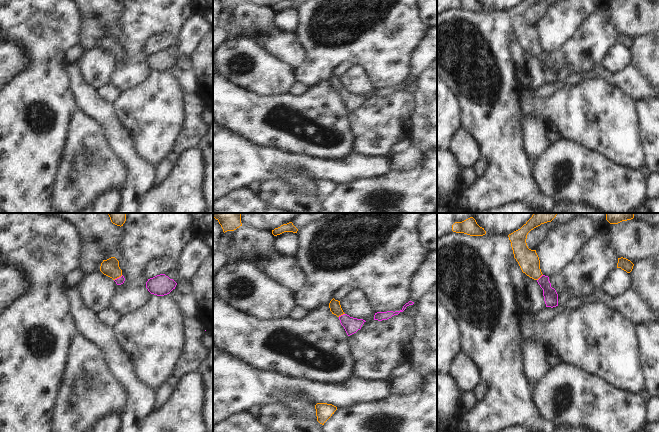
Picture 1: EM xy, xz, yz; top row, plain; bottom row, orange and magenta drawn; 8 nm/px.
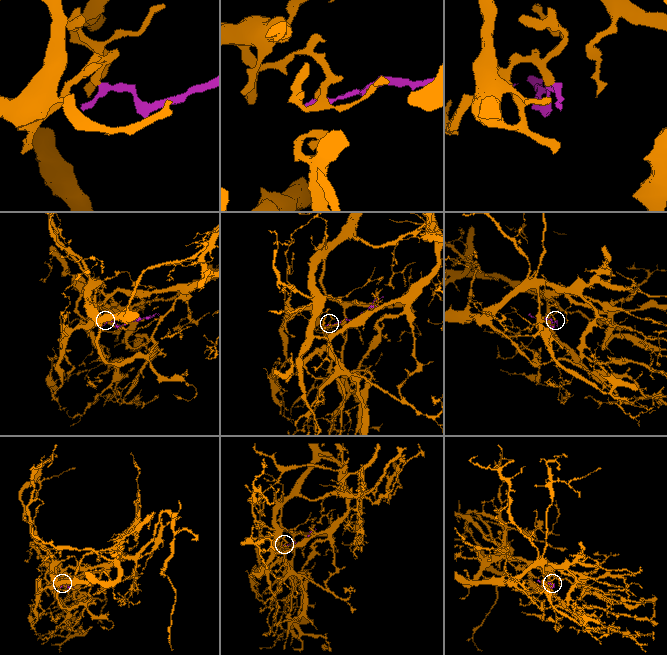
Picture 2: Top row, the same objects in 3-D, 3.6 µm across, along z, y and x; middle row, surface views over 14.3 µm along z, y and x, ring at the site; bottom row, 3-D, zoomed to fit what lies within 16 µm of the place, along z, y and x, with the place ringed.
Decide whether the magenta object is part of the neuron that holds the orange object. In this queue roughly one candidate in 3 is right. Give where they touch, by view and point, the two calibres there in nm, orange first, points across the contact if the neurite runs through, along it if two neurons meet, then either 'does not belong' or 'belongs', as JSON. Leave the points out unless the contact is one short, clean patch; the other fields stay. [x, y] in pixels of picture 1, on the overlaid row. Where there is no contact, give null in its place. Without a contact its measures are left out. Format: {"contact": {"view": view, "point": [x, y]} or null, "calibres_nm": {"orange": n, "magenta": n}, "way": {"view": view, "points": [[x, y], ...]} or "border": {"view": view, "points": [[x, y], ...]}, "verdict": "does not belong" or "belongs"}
{"contact": {"view": "xy", "point": [118, 277]}, "calibres_nm": {"orange": 140, "magenta": 60}, "way": {"view": "xy", "points": [[110, 267], [118, 277], [120, 280]]}, "verdict": "belongs"}

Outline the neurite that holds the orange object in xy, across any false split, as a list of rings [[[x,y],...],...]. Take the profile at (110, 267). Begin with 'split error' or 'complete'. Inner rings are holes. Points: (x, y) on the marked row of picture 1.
split error; [[[115,257],[103,260],[100,266],[100,271],[104,275],[112,278],[117,285],[121,285],[125,281],[125,278],[122,275],[122,270],[119,267],[119,261]]]

